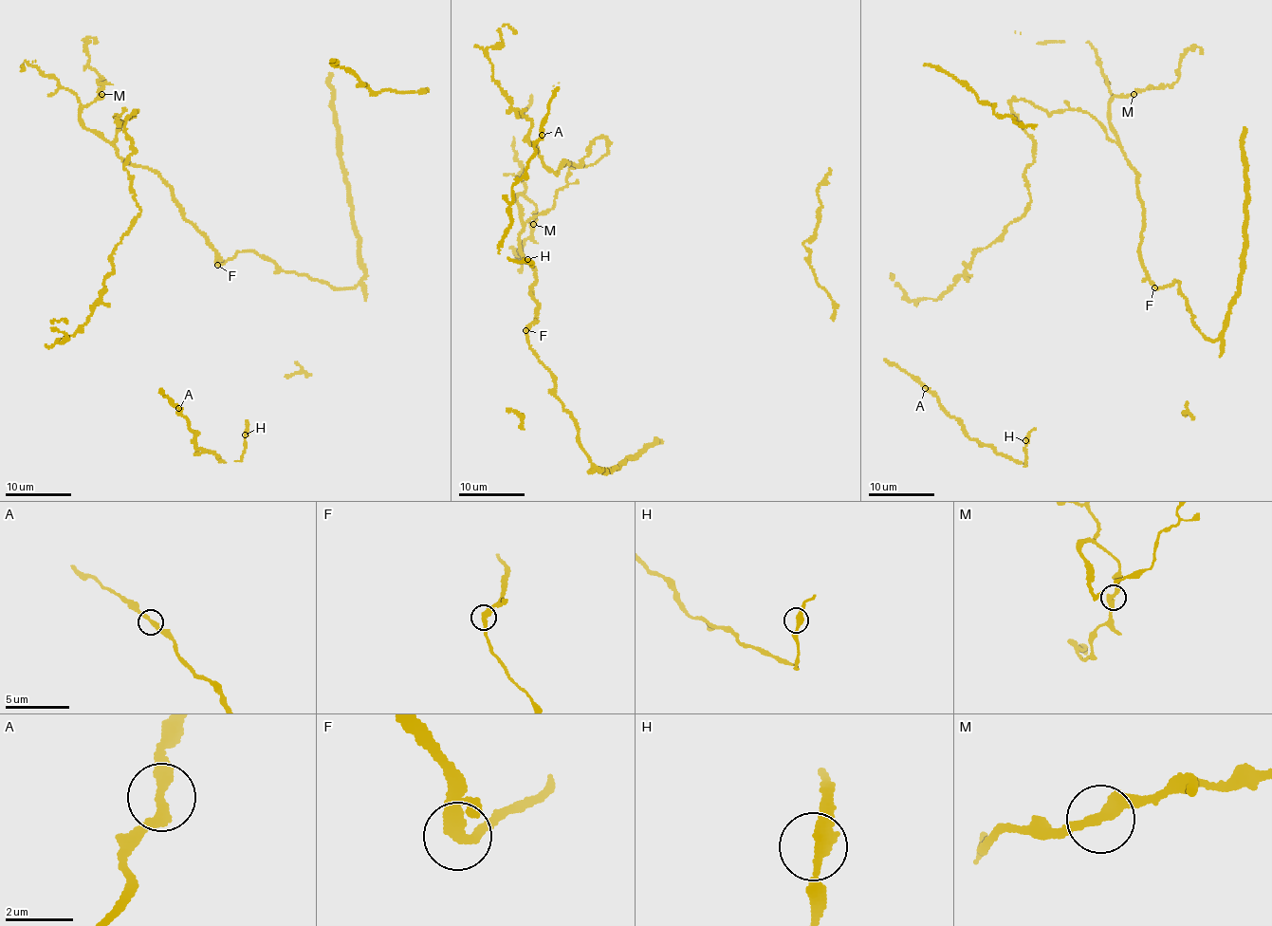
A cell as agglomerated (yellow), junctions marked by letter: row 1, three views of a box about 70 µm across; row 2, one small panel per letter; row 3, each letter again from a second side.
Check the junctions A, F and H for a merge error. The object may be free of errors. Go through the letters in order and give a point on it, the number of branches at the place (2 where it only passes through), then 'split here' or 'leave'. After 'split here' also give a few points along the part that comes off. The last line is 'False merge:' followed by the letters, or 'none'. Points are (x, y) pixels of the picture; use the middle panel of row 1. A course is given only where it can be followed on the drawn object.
A: (542, 135) | 2 | leave
F: (525, 330) | 2 | leave
H: (527, 259) | 2 | leave
False merge: none

